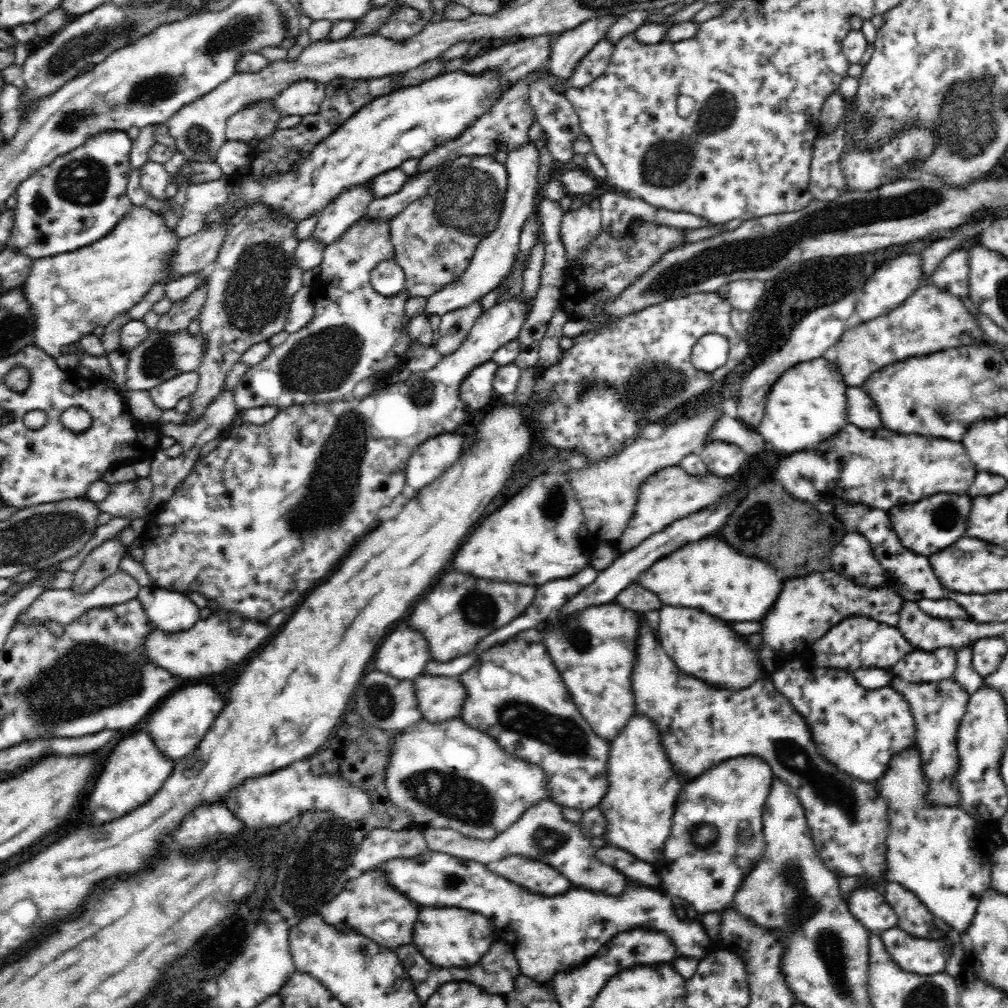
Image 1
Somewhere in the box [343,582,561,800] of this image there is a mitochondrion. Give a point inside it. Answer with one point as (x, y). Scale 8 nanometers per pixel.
(482, 610)

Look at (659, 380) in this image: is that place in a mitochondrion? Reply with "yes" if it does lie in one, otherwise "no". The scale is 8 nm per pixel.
yes

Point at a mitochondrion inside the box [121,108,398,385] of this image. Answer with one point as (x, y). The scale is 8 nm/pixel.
(254, 295)

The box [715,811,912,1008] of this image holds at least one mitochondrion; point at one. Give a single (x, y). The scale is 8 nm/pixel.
(828, 946)

